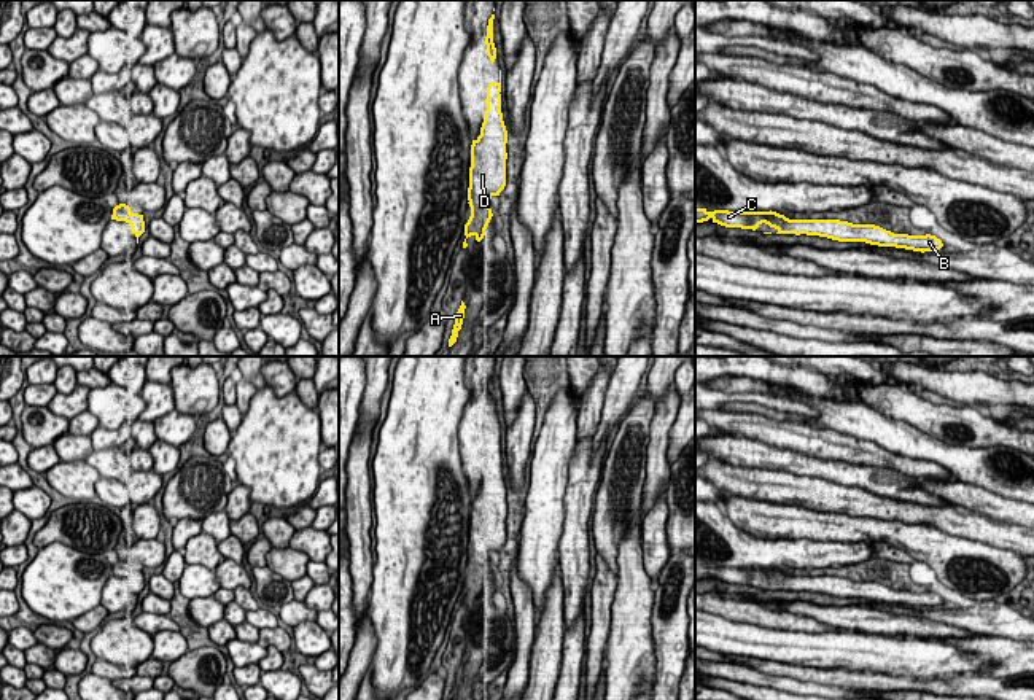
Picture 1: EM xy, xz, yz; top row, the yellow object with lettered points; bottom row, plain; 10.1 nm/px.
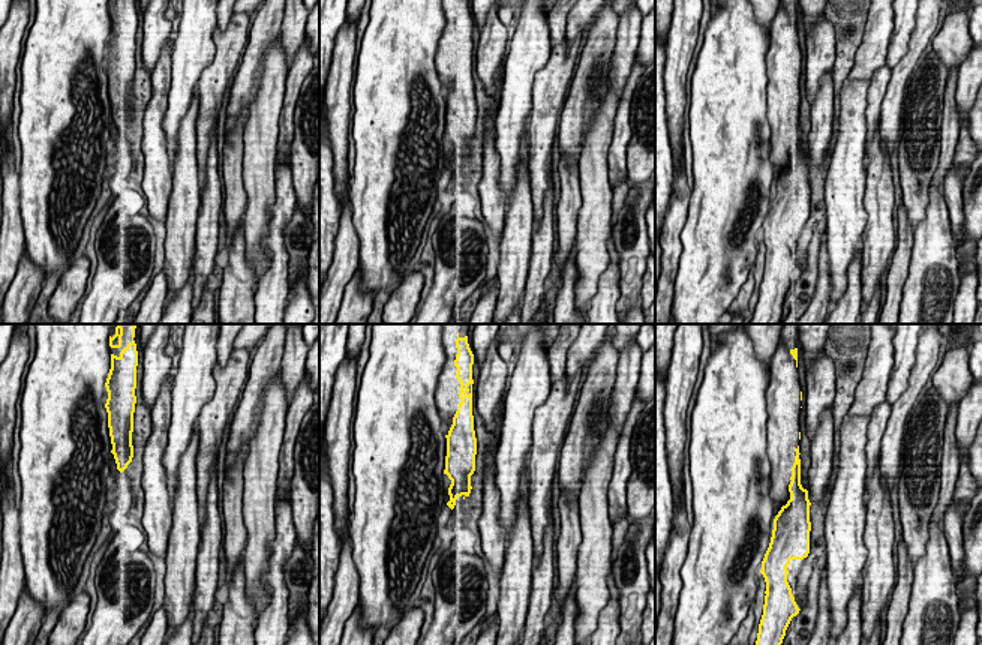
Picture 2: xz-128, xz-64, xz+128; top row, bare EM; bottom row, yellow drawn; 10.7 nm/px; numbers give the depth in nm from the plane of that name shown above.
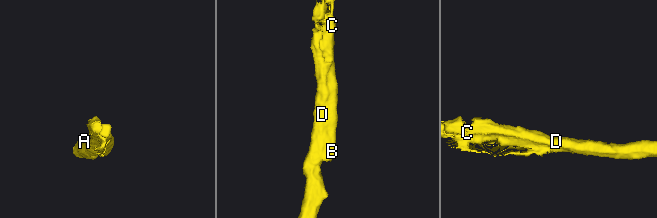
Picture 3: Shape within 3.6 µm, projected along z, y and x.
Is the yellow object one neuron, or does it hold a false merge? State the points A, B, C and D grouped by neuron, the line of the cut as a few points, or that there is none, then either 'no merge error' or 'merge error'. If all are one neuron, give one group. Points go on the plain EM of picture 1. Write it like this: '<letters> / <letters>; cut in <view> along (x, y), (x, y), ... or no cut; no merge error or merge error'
A B C D; no cut; no merge error

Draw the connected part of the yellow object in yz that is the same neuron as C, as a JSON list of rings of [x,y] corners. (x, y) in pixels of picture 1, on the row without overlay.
[[[695,565],[695,579],[708,576],[725,584],[756,587],[762,579],[775,584],[776,590],[807,590],[827,593],[838,598],[865,598],[878,603],[896,603],[913,608],[934,608],[943,603],[935,592],[894,590],[875,581],[853,581],[840,576],[789,576],[776,568],[729,568]]]

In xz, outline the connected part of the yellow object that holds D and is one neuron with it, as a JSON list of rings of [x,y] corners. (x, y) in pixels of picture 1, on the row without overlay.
[[[501,426],[500,438],[487,444],[487,466],[480,492],[471,501],[471,523],[468,560],[471,573],[465,581],[466,595],[474,592],[480,598],[493,573],[490,555],[500,552],[506,542],[506,500],[507,487],[501,469]]]

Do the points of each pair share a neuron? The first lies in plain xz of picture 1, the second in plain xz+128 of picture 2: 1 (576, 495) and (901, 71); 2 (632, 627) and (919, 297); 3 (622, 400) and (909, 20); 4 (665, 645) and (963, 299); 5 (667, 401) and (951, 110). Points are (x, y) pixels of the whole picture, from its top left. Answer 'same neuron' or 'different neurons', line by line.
1: different neurons
2: same neuron
3: different neurons
4: same neuron
5: same neuron

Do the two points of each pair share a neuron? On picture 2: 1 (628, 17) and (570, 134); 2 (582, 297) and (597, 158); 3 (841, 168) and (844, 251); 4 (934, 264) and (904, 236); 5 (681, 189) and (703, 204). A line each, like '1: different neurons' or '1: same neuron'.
1: different neurons
2: same neuron
3: same neuron
4: different neurons
5: different neurons

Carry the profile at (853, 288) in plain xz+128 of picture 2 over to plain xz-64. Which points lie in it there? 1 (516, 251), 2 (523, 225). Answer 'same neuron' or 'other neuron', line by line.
1: same neuron
2: same neuron

